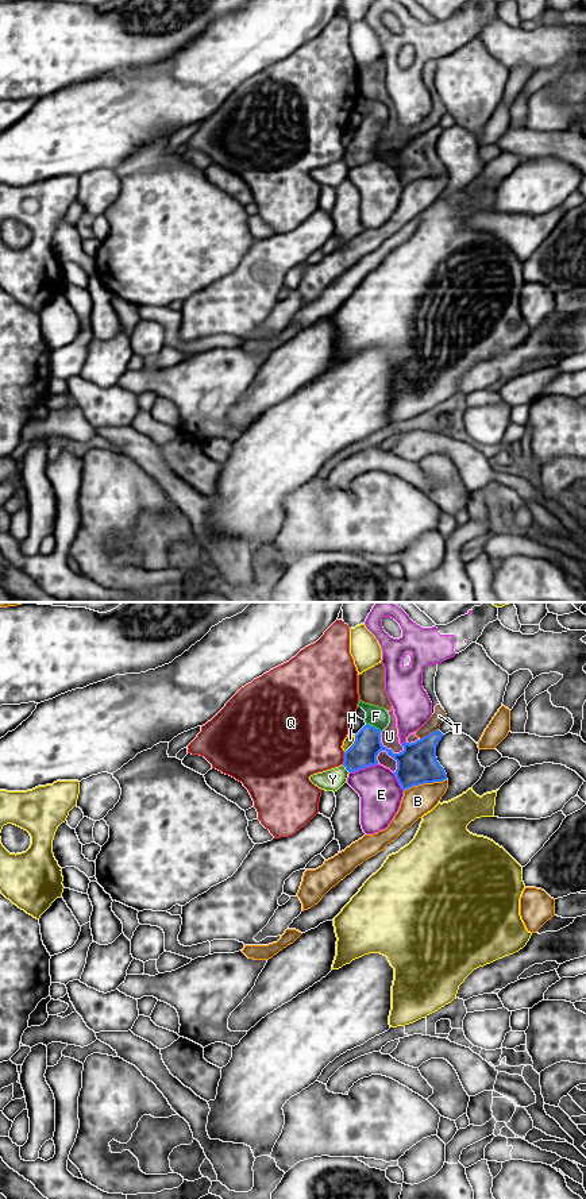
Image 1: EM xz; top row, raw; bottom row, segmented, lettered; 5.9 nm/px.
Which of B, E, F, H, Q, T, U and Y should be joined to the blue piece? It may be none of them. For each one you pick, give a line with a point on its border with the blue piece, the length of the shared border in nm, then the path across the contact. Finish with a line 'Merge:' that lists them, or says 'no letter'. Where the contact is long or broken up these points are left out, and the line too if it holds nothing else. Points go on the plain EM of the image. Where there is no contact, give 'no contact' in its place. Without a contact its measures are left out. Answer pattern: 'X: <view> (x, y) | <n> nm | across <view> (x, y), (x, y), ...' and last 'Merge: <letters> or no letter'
F: xz (373, 122) | 110 nm | across xz (363, 147), (373, 122), (376, 111)
Merge: F

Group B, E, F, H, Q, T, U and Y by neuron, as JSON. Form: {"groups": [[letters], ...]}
{"groups": [["B"], ["E"], ["F"], ["H"], ["Q"], ["T", "U"], ["Y"]]}

